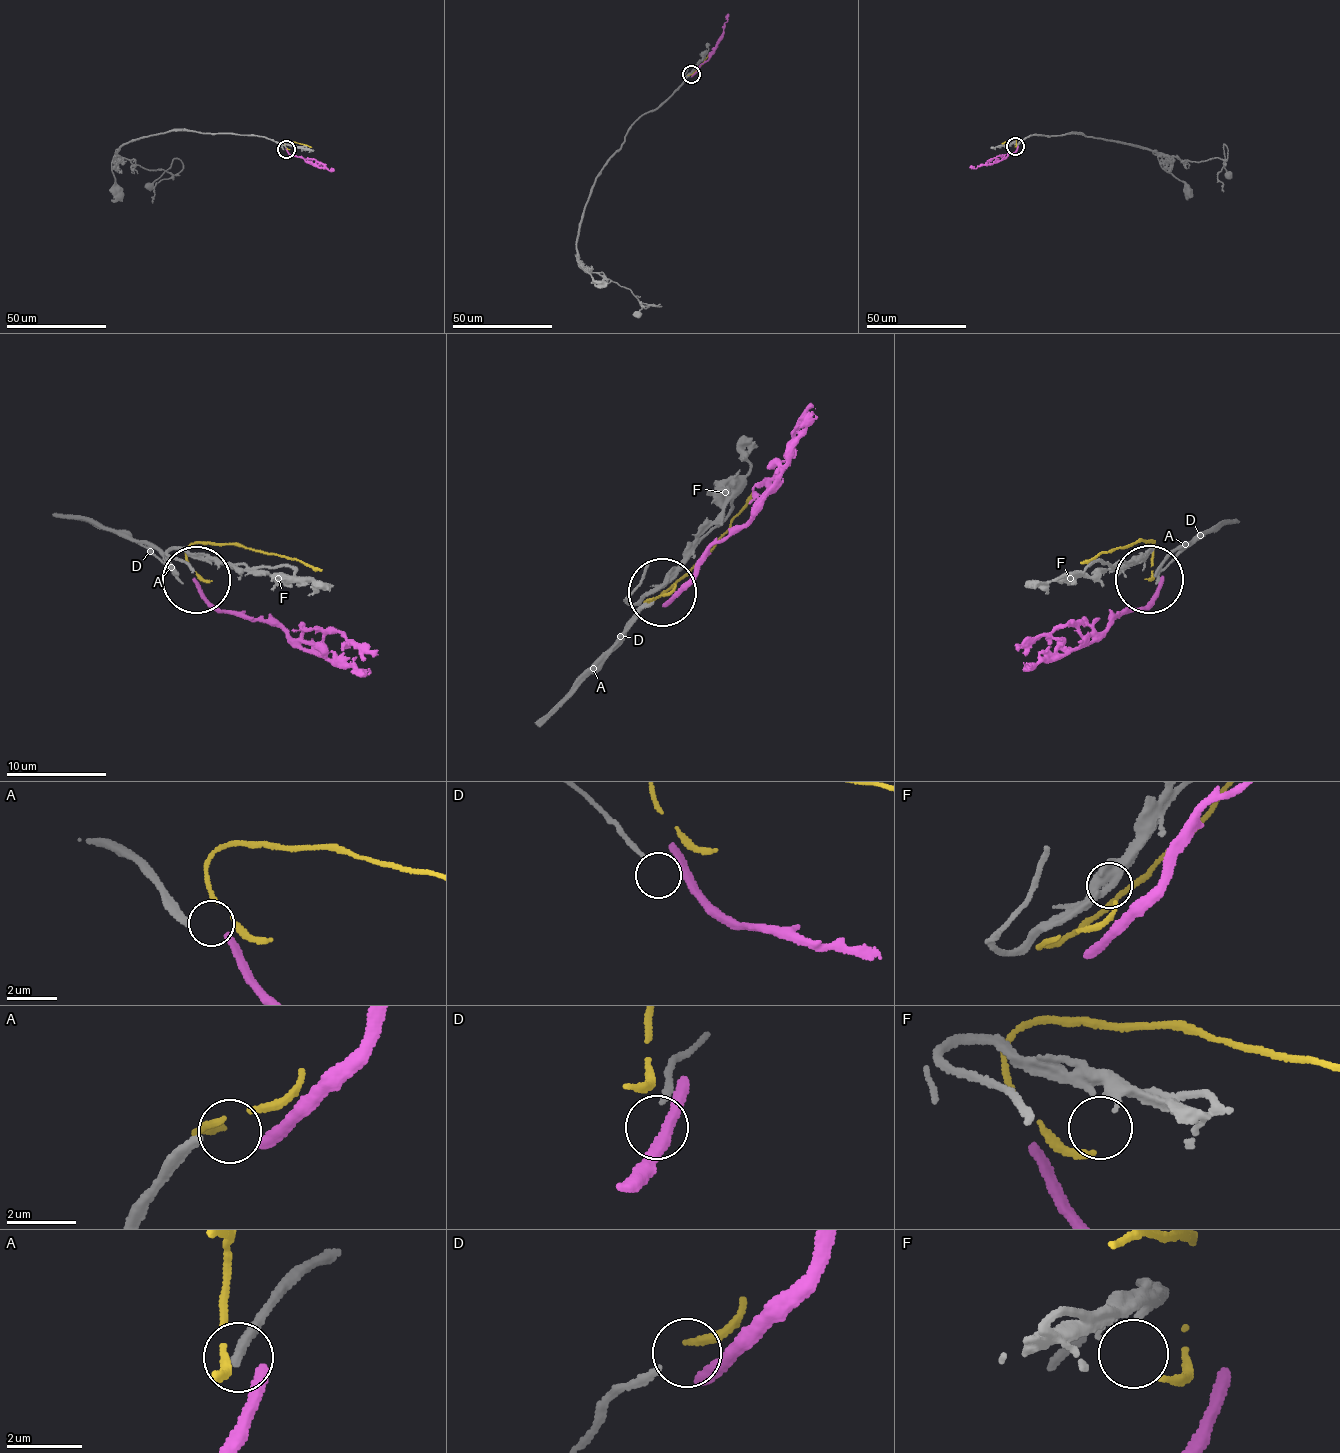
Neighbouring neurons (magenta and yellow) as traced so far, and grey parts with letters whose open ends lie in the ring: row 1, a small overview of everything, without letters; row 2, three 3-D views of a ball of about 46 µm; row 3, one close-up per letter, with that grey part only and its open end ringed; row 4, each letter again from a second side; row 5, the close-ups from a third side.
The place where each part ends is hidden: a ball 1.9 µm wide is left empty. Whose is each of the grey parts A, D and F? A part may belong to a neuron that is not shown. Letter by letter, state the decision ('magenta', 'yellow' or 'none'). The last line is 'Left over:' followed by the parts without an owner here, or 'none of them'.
A: magenta
D: none
F: yellow
Left over: D

